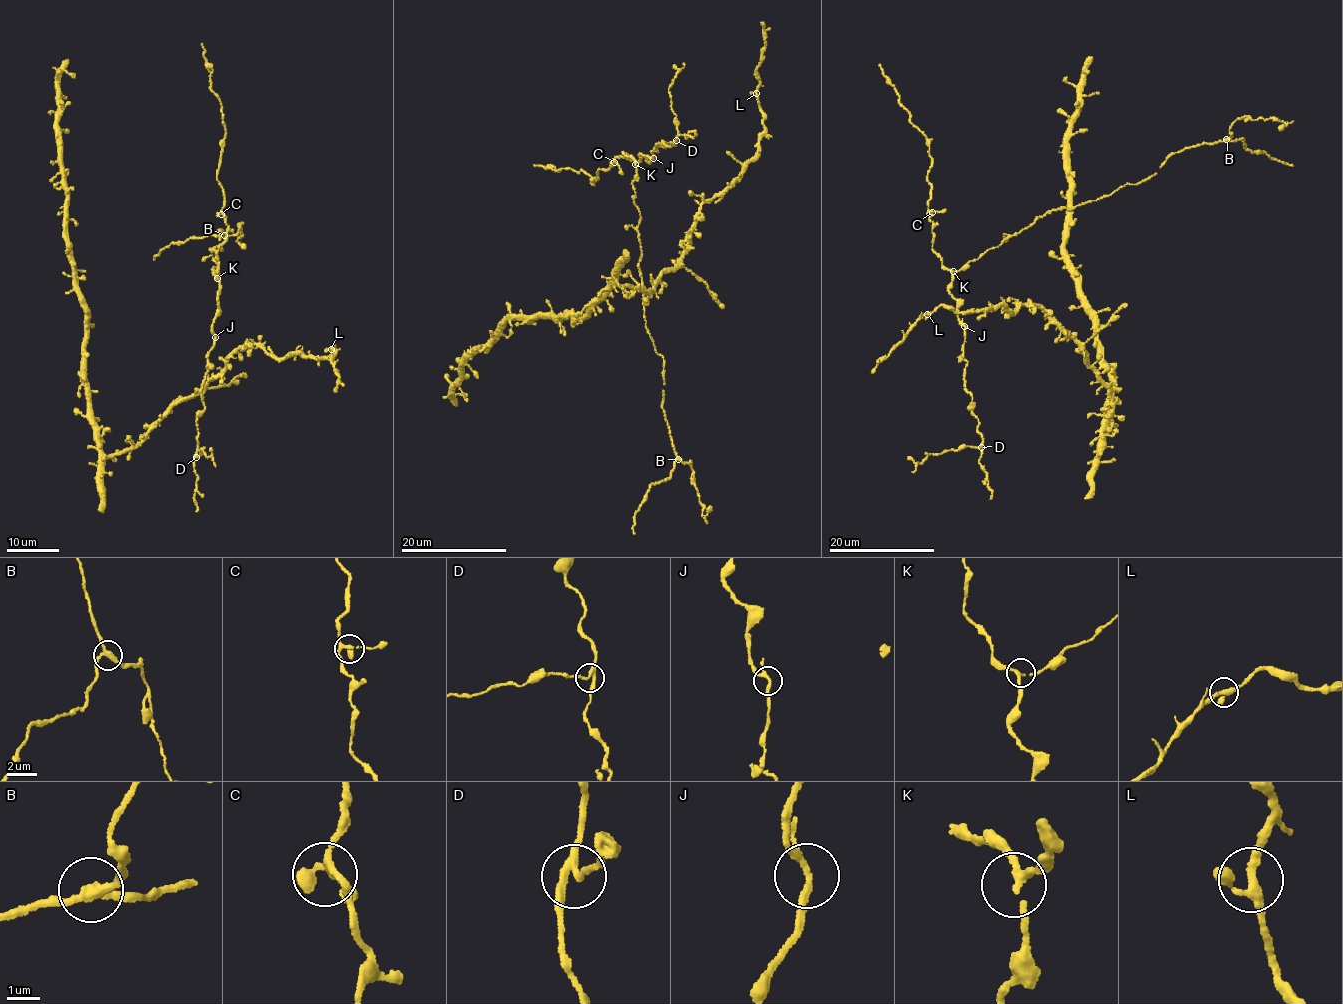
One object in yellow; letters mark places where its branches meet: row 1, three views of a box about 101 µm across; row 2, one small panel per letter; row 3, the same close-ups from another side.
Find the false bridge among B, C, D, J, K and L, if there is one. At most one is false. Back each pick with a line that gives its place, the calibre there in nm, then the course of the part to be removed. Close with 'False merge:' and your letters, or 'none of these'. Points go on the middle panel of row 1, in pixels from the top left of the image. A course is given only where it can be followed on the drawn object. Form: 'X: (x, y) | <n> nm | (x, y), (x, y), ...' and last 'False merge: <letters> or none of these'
B: (678, 459) | 280 nm | (679, 459), (670, 476), (651, 484), (647, 498), (635, 515), (635, 534)
False merge: B

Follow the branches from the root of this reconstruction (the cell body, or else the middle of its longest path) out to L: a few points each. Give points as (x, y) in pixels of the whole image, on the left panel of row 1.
L: (227, 359), (241, 346), (253, 343), (278, 358), (298, 352), (314, 359), (329, 358), (334, 345), (331, 349)

